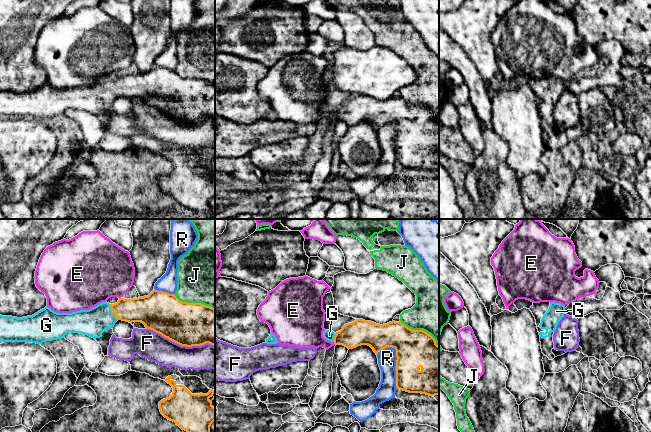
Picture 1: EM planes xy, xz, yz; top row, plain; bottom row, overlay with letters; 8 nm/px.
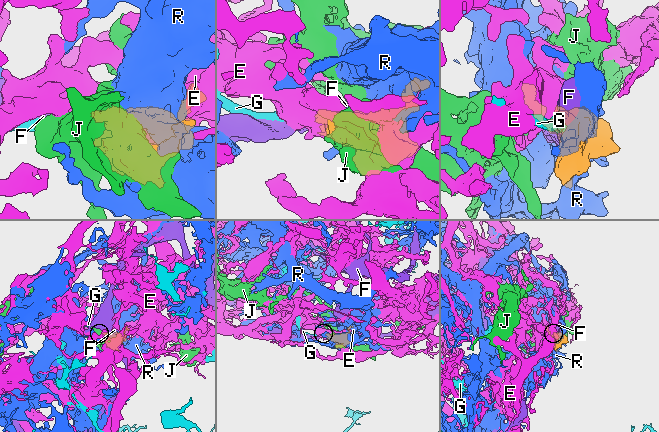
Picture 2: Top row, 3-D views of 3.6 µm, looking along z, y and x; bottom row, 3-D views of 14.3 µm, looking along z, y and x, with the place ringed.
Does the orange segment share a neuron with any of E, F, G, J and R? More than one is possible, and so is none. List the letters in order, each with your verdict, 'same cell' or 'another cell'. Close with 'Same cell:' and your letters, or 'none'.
E: another cell
F: another cell
G: same cell
J: another cell
R: another cell
Same cell: G

